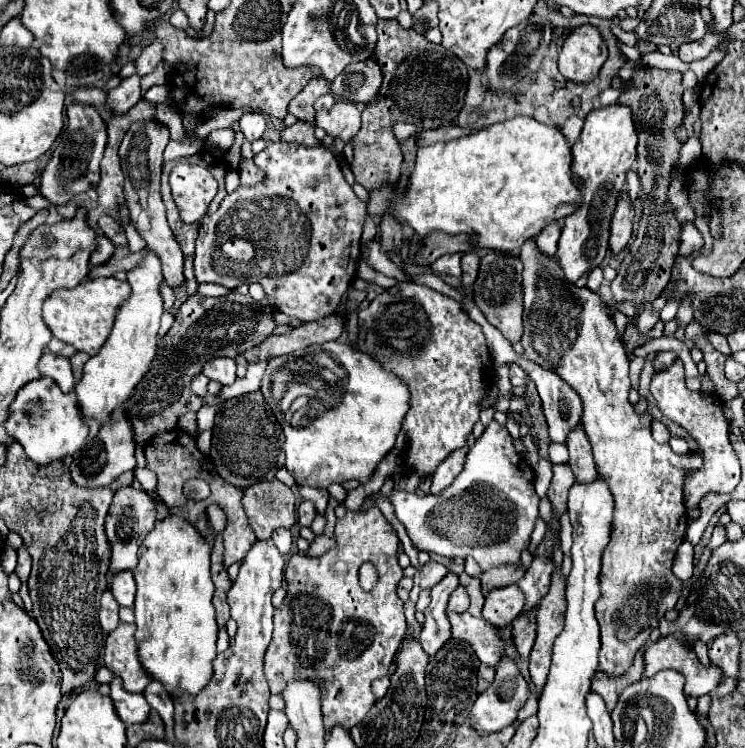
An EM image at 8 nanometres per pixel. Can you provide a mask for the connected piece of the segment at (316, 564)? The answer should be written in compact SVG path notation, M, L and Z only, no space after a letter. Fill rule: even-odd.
M373 506L363 514L347 512L343 518L339 518L335 524L335 548L327 550L323 556L309 558L293 554L287 562L285 568L287 596L283 600L283 606L275 608L273 614L275 630L273 630L273 640L265 652L265 678L273 692L275 690L281 692L285 684L293 680L293 676L301 676L303 680L307 678L323 686L321 712L323 712L323 726L327 732L331 732L333 726L343 726L345 730L351 730L355 724L359 724L365 718L365 714L377 702L377 698L371 692L371 682L387 674L401 646L407 622L403 614L403 600L397 596L395 588L403 574L413 578L419 569L413 565L401 568L397 564L397 550L399 550L399 538L393 526L385 520L381 510ZM363 562L375 564L379 574L379 582L371 592L365 592L359 586L359 568Z

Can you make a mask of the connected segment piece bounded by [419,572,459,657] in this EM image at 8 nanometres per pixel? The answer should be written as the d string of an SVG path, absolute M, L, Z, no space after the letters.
M449 572L433 590L431 590L431 604L425 610L425 622L419 637L419 642L429 657L441 649L445 642L451 638L451 624L447 620L445 608L449 594L459 586L459 576L455 572Z

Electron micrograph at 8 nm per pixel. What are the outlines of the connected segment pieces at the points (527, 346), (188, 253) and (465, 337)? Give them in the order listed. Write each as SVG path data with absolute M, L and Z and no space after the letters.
M529 240L521 248L523 262L523 350L525 358L541 364L547 370L557 372L583 400L583 428L589 436L597 474L609 484L609 490L615 500L613 524L611 524L611 542L605 546L601 558L601 598L595 604L597 622L601 626L601 652L599 668L607 676L621 676L633 662L635 652L649 640L651 630L659 626L659 620L665 612L673 610L683 582L671 572L671 562L679 544L685 538L687 528L687 508L683 502L683 484L685 476L701 468L703 460L697 456L697 450L689 454L675 454L669 444L659 444L651 436L651 414L635 412L629 402L629 358L617 336L615 324L609 318L607 306L601 304L599 296L587 288L575 288L565 280L563 270L555 258L543 256L535 242Z
M171 160L165 162L165 166L162 168L161 173L161 198L163 198L163 204L167 208L167 222L175 234L175 240L179 242L183 254L185 254L185 288L187 288L187 294L195 294L197 292L197 282L195 282L195 274L193 274L193 256L195 256L195 240L197 240L197 230L199 230L199 224L185 224L181 222L179 218L179 210L173 202L173 196L171 196L171 188L169 188L169 172L171 168L177 164L177 160Z
M417 284L385 290L359 314L361 352L377 358L411 390L411 408L403 420L409 436L407 468L431 474L449 452L467 446L467 436L479 422L479 402L493 376L483 330L455 300Z

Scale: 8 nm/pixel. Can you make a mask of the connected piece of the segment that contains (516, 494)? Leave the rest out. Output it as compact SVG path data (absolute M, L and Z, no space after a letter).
M495 420L467 452L463 472L441 496L427 494L419 498L407 490L393 488L388 499L397 520L403 522L419 550L429 550L445 558L473 556L481 570L519 562L521 550L529 546L539 506L531 468L515 452L507 428Z

